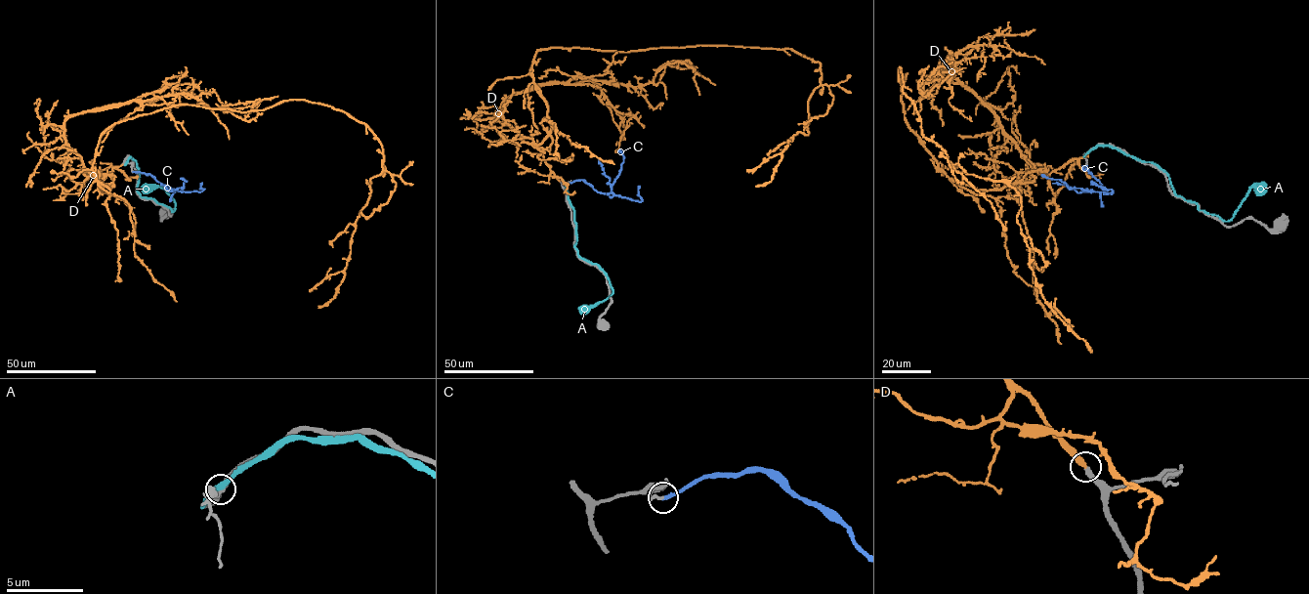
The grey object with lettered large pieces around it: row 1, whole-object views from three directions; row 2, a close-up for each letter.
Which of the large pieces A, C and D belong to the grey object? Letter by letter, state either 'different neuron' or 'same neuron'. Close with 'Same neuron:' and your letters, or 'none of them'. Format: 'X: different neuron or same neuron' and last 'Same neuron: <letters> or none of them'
A: different neuron
C: different neuron
D: same neuron
Same neuron: D

